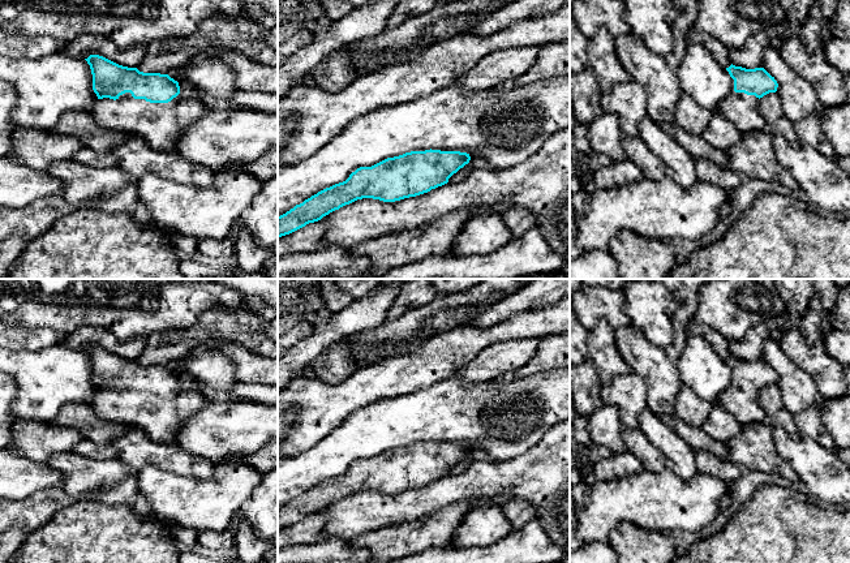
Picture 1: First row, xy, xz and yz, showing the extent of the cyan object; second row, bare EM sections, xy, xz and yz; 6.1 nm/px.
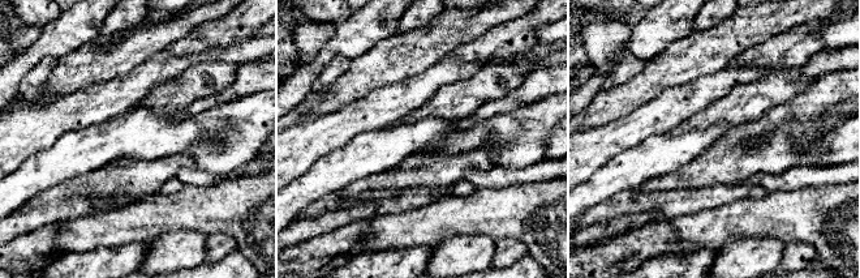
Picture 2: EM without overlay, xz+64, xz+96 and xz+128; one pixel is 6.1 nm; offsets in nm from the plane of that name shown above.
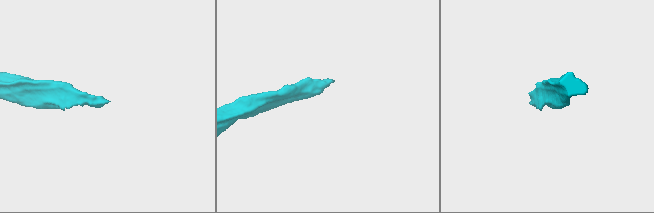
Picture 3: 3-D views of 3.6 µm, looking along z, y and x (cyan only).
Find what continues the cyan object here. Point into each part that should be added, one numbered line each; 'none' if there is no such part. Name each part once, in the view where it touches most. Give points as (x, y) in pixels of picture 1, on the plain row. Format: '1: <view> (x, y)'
1: xy (161, 416)

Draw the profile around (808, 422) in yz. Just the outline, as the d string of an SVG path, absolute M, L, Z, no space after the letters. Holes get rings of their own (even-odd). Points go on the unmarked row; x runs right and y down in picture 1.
M820 404L793 414L800 438L810 438L827 450L834 450L834 439L821 418Z

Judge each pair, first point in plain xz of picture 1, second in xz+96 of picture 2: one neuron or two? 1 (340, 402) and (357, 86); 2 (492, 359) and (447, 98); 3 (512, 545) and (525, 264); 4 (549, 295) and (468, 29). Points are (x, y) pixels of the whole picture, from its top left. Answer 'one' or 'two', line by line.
1: two
2: one
3: one
4: two

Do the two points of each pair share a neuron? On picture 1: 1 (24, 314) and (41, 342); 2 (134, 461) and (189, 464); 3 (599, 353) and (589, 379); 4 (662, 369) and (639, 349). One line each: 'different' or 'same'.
1: different
2: same
3: different
4: same

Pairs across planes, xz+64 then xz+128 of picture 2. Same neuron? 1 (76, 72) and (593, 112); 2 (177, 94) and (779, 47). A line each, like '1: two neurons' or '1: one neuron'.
1: one neuron
2: two neurons

